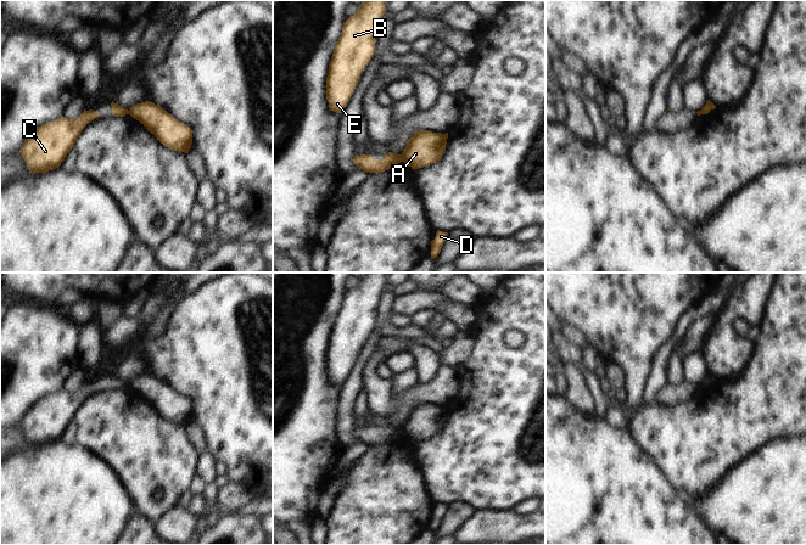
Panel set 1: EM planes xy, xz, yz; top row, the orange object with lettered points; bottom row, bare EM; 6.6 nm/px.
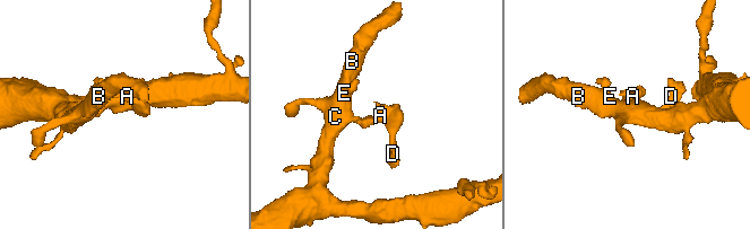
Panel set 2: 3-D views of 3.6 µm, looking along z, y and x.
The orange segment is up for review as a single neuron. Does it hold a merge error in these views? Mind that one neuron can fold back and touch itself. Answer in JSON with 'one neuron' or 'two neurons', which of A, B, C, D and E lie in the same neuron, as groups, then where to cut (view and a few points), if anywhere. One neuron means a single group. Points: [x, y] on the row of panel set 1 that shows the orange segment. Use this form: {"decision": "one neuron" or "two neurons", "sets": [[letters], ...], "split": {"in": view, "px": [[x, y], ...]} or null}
{"decision": "two neurons", "sets": [["A", "D"], ["B", "C", "E"]], "split": {"in": "xz", "px": [[399, 155], [403, 161]]}}

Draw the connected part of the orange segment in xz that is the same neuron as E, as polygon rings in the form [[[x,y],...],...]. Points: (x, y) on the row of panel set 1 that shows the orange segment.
[[[365,0],[358,6],[358,11],[343,22],[326,78],[326,99],[330,111],[342,113],[362,72],[371,60],[379,26],[386,12],[386,2],[387,0]]]

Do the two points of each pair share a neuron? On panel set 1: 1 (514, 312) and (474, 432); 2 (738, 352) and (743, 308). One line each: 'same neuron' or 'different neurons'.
1: same neuron
2: same neuron

